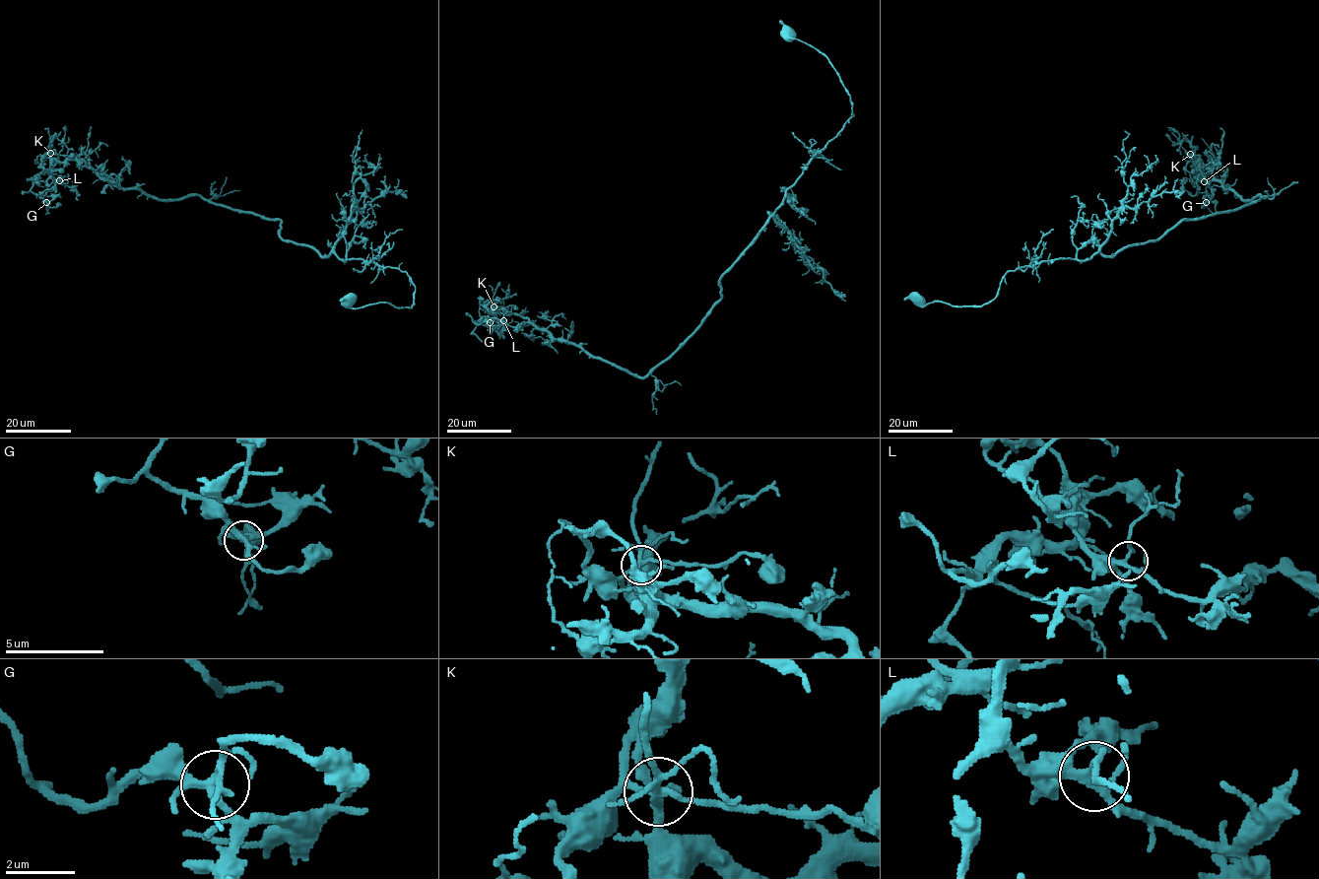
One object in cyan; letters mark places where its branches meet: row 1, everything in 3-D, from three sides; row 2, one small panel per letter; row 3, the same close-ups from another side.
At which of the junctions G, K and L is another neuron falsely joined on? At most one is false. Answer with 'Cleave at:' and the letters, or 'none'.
Cleave at: K

